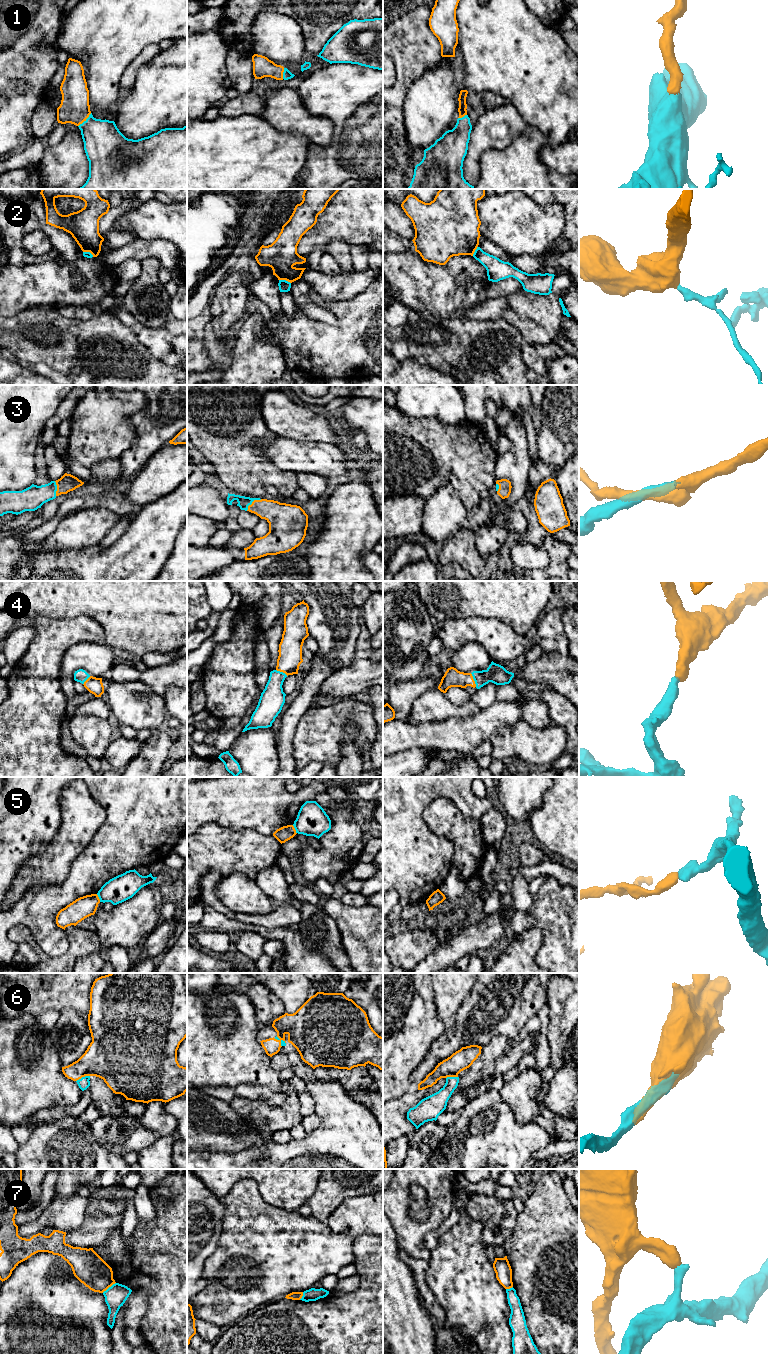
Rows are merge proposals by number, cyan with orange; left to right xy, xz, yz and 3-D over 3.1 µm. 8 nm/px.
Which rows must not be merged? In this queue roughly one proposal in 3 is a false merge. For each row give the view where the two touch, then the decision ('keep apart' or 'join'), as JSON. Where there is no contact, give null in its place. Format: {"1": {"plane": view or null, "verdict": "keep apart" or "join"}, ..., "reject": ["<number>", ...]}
{"1": {"plane": "xy", "verdict": "join"}, "2": {"plane": "xz", "verdict": "keep apart"}, "3": {"plane": "xz", "verdict": "join"}, "4": {"plane": "yz", "verdict": "join"}, "5": {"plane": "xz", "verdict": "keep apart"}, "6": {"plane": "xy", "verdict": "join"}, "7": {"plane": "xy", "verdict": "keep apart"}, "reject": ["2", "5", "7"]}

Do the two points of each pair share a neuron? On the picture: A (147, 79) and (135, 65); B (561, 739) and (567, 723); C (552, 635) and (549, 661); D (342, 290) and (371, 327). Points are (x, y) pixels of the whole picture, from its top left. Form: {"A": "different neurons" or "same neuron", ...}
{"A": "different neurons", "B": "different neurons", "C": "different neurons", "D": "different neurons"}

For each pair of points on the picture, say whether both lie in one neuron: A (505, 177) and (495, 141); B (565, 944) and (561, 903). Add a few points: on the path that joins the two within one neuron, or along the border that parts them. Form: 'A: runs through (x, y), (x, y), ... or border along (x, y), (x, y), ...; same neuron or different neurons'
A: border along (517, 136), (502, 149), (487, 149), (479, 164); different neurons
B: runs through (565, 934), (565, 915), (563, 913); same neuron

